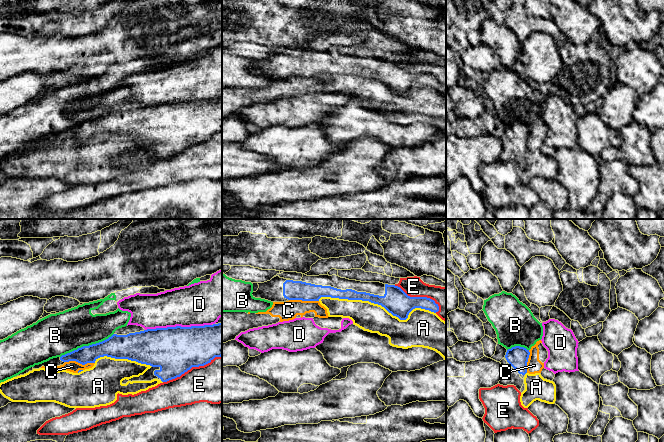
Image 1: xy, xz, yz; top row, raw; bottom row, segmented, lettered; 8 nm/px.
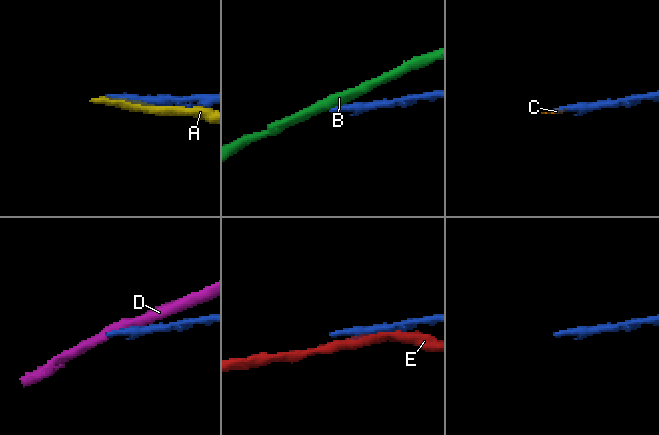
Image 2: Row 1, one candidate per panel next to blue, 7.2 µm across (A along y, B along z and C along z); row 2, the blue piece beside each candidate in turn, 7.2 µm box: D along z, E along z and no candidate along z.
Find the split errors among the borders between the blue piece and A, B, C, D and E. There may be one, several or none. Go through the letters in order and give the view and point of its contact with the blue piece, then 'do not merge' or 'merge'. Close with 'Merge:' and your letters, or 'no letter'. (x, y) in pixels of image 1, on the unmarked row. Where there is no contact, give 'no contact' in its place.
A: meets blue in xz at (378, 80); do not merge
B: meets blue in xy at (86, 122); do not merge
C: meets blue in xy at (80, 139); do not merge
D: meets blue in xy at (178, 102); do not merge
E: meets blue in xy at (192, 142); do not merge
Merge: no letter

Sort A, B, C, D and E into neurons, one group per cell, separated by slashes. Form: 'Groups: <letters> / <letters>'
Groups: A C / B / D / E

